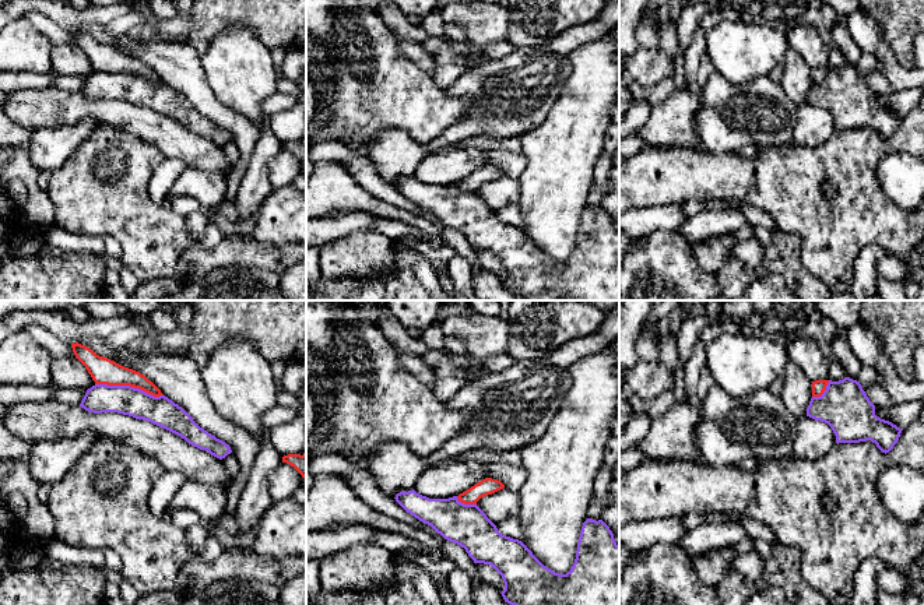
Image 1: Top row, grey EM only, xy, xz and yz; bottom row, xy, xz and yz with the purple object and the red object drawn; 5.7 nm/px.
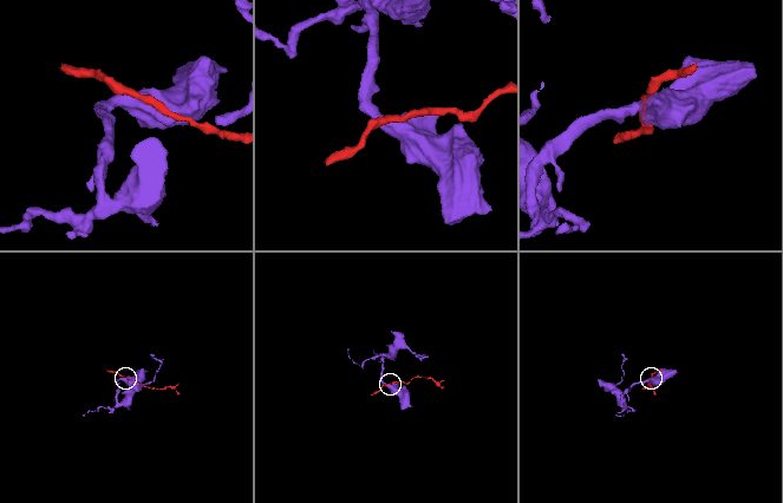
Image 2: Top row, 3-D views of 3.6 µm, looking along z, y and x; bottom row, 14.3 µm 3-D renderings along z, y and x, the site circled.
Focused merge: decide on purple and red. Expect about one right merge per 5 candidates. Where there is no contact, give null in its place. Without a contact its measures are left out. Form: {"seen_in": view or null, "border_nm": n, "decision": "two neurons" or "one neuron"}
{"seen_in": "xy", "border_nm": 400, "decision": "two neurons"}

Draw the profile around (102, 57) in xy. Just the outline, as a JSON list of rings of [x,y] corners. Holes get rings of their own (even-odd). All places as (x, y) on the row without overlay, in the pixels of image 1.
[[[78,29],[71,31],[71,35],[75,45],[85,53],[95,71],[130,73],[154,84],[164,82],[161,77],[140,59],[99,43],[92,36]]]

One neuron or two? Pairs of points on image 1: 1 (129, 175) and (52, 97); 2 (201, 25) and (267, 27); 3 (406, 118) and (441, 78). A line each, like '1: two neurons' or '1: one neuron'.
1: two neurons
2: one neuron
3: two neurons

